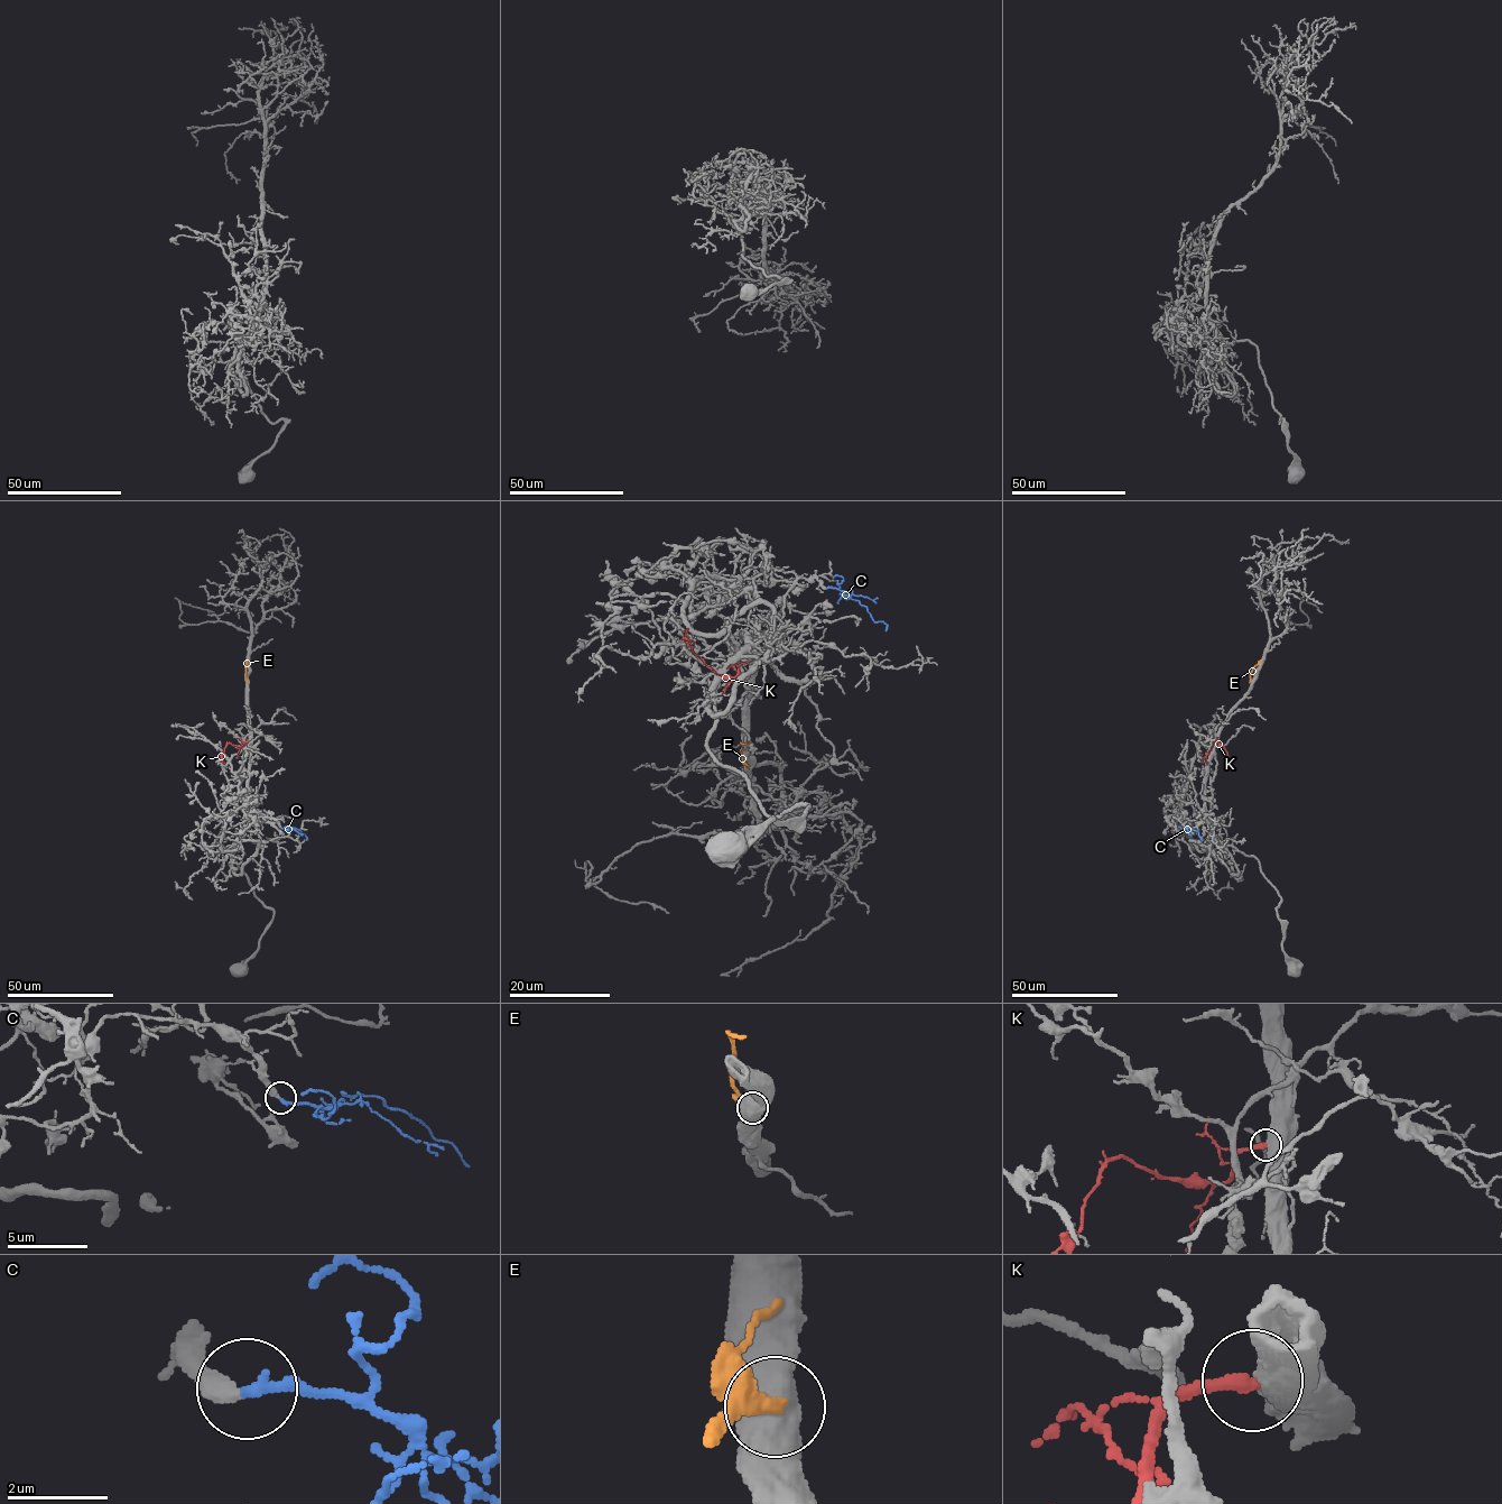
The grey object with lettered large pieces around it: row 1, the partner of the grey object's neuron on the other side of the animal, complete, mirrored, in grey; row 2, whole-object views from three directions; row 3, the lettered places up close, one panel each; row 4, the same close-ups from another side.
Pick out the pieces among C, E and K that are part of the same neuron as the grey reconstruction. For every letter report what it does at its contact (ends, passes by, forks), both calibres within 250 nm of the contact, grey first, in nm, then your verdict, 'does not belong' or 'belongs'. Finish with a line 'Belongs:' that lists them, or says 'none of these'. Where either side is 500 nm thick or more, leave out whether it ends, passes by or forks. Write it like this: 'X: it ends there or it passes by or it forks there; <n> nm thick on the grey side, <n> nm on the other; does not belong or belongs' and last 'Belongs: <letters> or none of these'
C: it ends there; 400 nm thick on the grey side, 220 nm on the other; belongs
E: 800 nm thick on the grey side, 320 nm on the other; does not belong
K: 700 nm thick on the grey side, 320 nm on the other; does not belong
Belongs: C

